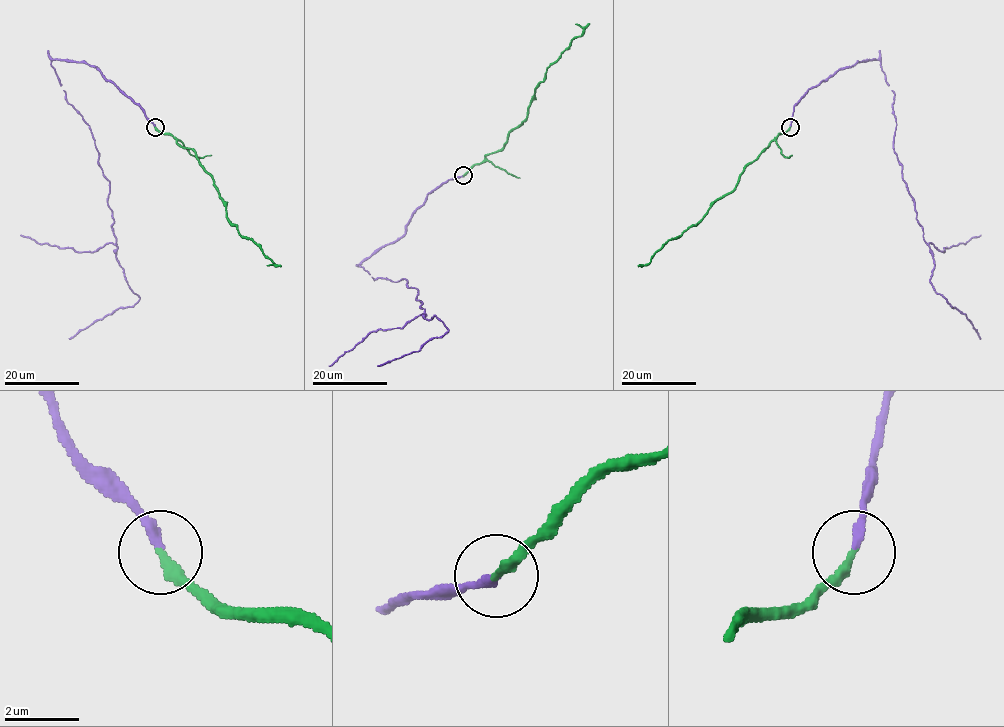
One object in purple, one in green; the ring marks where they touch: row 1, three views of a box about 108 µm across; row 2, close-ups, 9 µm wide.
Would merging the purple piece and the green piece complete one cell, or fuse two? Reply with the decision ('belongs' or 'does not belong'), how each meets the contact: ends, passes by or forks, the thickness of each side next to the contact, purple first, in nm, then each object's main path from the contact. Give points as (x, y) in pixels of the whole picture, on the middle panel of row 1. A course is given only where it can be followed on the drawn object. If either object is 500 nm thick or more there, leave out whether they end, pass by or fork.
belongs; purple ends there; green ends there; 240 nm thick on the purple side, 280 nm on the other; purple runs (464, 175), (360, 265), (374, 280), (405, 279), (425, 318), (448, 330), (377, 365); green runs (464, 175), (499, 151), (526, 117), (544, 73), (582, 34), (575, 24)

